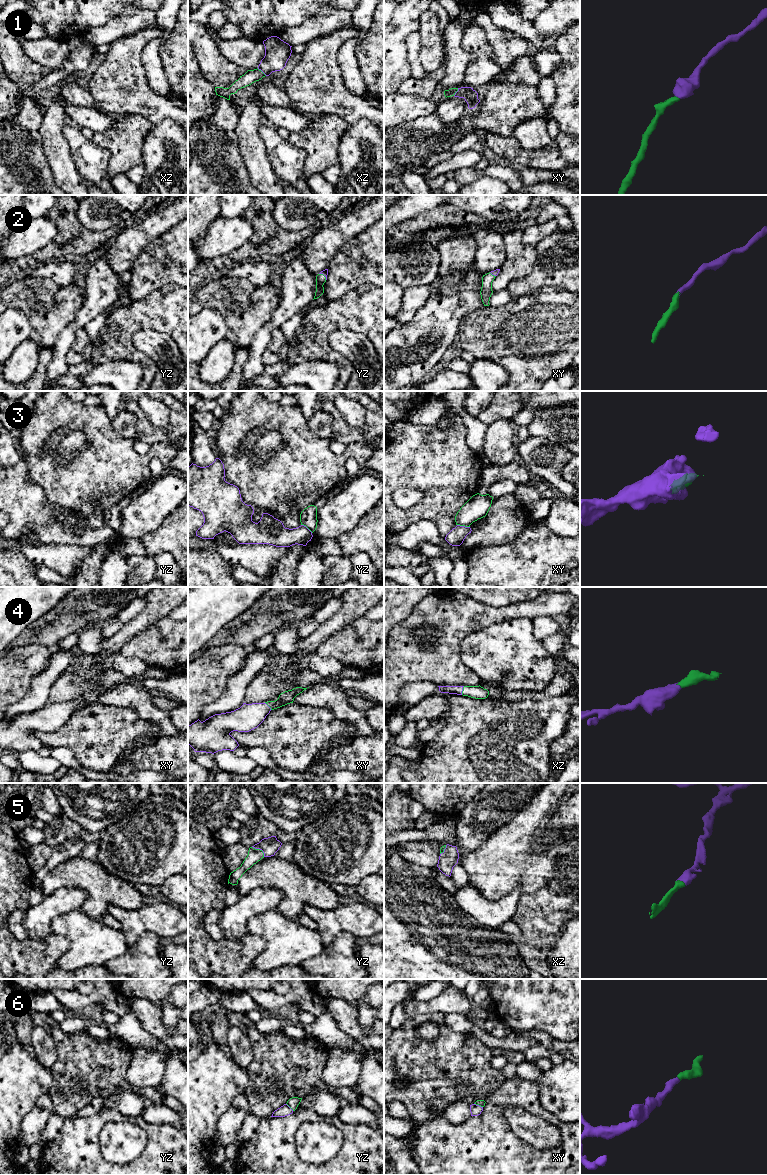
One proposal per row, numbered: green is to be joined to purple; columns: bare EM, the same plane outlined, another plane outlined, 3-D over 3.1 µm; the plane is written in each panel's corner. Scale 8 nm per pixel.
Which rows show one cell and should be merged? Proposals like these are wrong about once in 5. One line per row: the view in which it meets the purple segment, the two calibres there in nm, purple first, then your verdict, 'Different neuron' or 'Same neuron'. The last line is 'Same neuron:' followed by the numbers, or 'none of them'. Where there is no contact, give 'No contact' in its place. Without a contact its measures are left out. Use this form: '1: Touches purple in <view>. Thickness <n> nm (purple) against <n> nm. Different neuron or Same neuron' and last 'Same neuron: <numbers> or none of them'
1: Touches purple in xz. Thickness 200 nm (purple) against 110 nm. Same neuron
2: Touches purple in yz. Thickness 50 nm (purple) against 80 nm. Same neuron
3: Touches purple in xy. Thickness 140 nm (purple) against 190 nm. Different neuron
4: Touches purple in xz. Thickness 70 nm (purple) against 110 nm. Same neuron
5: Touches purple in yz. Thickness 140 nm (purple) against 110 nm. Same neuron
6: Touches purple in yz. Thickness 90 nm (purple) against 90 nm. Same neuron
Same neuron: 1, 2, 4, 5, 6

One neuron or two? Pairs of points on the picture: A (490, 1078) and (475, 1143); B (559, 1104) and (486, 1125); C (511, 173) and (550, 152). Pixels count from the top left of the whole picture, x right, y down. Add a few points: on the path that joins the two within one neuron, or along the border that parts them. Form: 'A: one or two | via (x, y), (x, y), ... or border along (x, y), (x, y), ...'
A: two | border along (501, 1084), (485, 1101)
B: two | border along (542, 1106), (563, 1122)
C: two | border along (509, 163), (518, 167)

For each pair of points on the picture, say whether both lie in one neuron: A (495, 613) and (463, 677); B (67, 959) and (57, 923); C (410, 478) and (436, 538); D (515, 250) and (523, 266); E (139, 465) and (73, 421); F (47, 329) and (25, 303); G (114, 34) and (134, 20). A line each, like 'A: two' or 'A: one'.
A: one
B: one
C: two
D: one
E: one
F: one
G: one

